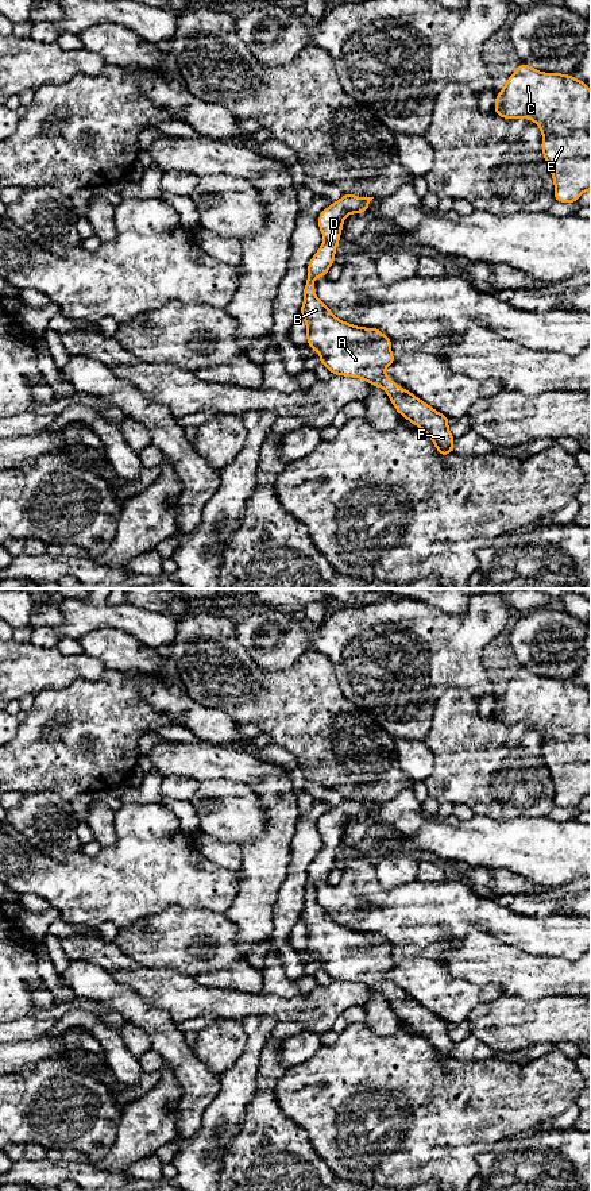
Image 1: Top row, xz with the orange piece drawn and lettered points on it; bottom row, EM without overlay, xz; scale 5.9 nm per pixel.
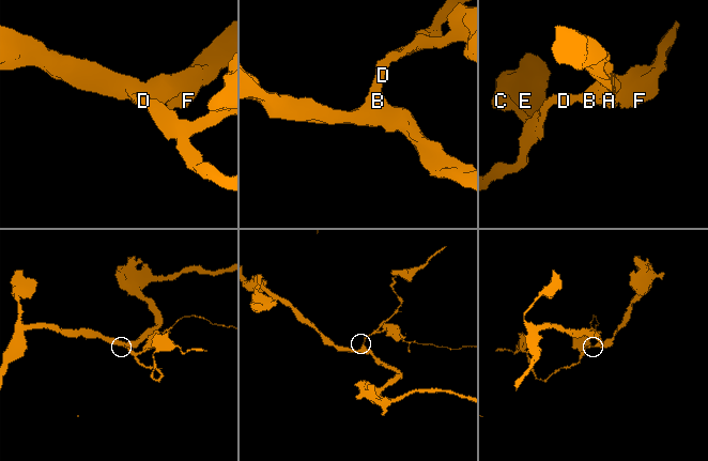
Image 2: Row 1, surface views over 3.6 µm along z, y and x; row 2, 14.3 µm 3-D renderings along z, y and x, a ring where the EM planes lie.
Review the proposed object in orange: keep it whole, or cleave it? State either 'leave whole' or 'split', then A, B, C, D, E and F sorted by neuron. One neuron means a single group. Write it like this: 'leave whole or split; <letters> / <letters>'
leave whole; A B C D E F

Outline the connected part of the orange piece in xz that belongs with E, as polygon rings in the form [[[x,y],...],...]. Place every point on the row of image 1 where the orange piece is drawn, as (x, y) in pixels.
[[[521,62],[505,88],[497,92],[494,112],[502,119],[530,119],[540,127],[541,150],[555,184],[555,201],[578,203],[582,193],[591,190],[591,90],[587,84],[571,74],[544,73]]]

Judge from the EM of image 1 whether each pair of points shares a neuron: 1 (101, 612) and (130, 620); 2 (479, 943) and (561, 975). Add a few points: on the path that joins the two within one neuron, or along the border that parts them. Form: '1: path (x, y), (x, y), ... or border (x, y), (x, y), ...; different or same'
1: path (108, 615), (123, 619); same
2: path (499, 963), (522, 975), (541, 975); same

